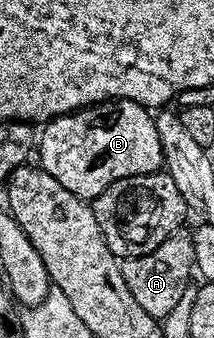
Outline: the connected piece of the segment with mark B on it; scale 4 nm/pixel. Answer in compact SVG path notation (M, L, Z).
M127 98L99 102L72 114L51 118L41 127L36 142L37 161L41 169L64 184L68 192L83 200L93 200L116 184L116 180L156 174L163 169L160 132L156 132L154 120L155 115L147 107Z

